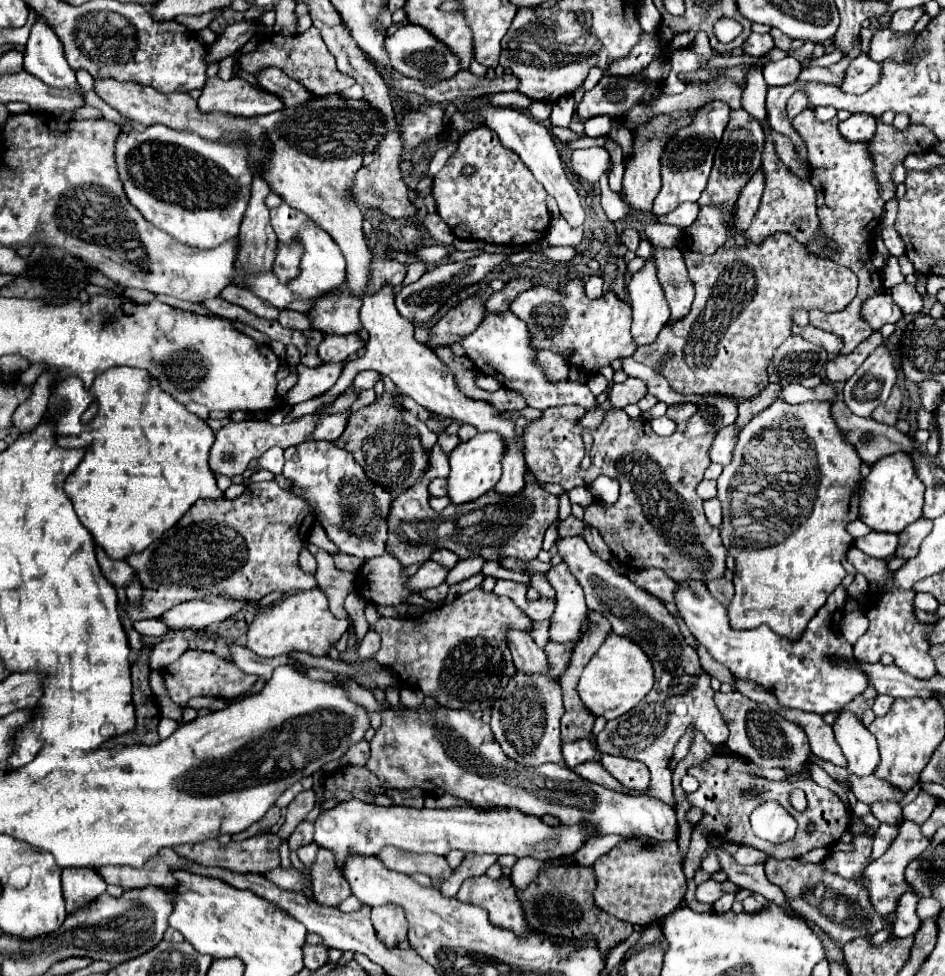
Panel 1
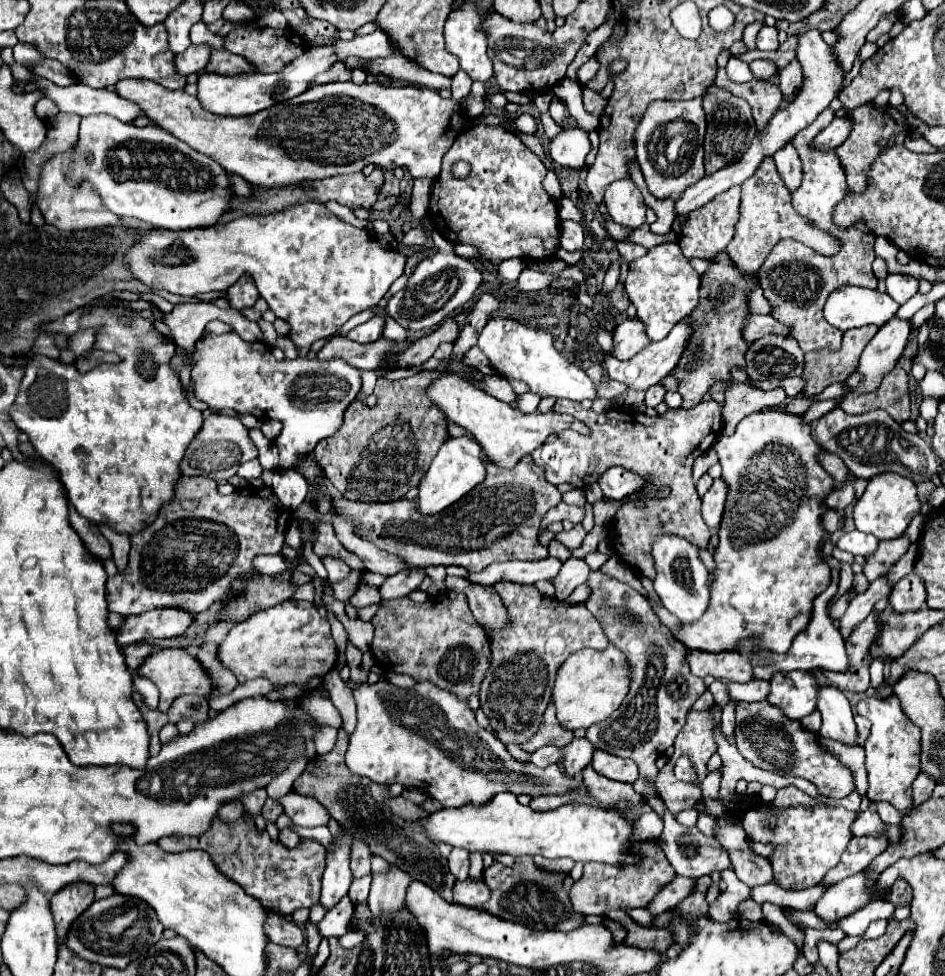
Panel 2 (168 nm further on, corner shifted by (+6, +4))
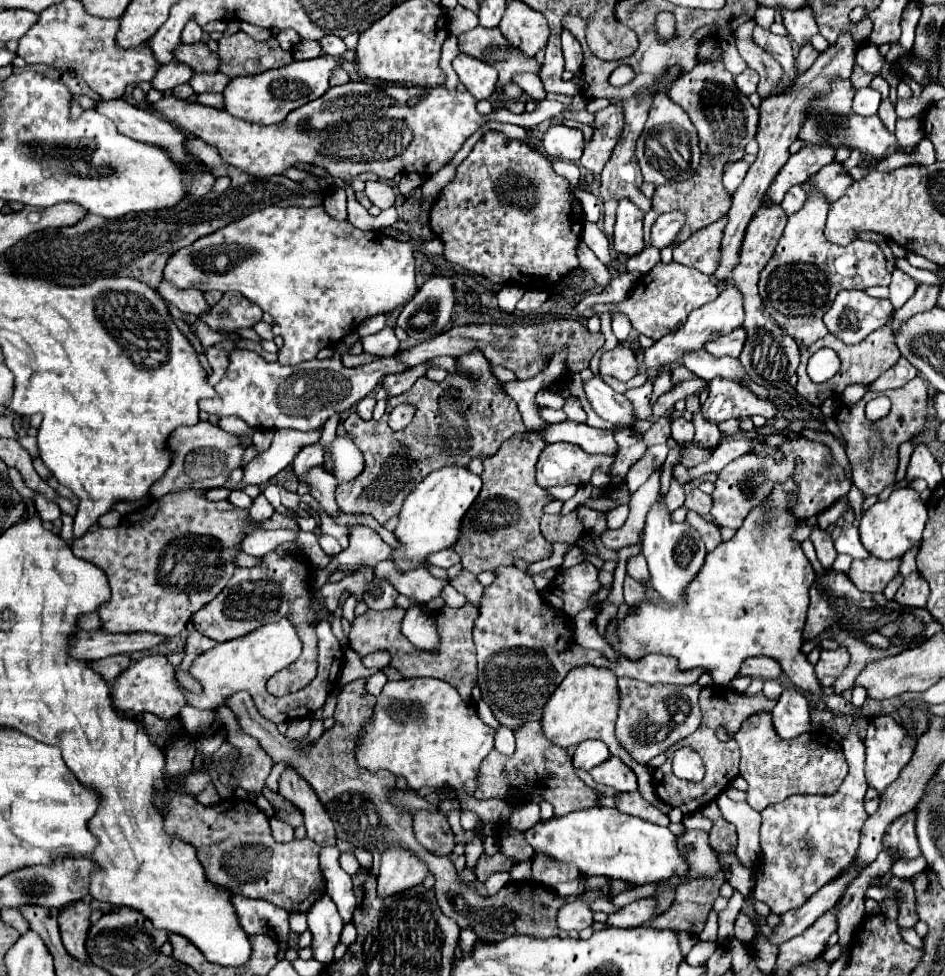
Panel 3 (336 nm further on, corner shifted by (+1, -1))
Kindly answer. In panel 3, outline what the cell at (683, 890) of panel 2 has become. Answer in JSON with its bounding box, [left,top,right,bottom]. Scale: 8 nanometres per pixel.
[605,899,655,927]

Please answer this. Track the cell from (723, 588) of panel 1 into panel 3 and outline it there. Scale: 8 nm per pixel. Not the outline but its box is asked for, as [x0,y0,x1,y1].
[687,511,721,551]

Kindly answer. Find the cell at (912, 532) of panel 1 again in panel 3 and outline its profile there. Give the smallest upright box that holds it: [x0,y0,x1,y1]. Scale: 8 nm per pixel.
[847,557,901,593]

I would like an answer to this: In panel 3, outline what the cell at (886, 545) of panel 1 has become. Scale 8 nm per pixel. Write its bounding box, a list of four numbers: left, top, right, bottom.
[835,527,869,559]

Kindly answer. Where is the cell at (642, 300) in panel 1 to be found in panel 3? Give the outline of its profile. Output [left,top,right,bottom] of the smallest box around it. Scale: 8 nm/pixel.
[599,345,639,381]

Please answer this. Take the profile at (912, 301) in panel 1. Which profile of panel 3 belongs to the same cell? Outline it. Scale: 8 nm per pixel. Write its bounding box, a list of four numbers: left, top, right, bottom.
[889,269,917,309]

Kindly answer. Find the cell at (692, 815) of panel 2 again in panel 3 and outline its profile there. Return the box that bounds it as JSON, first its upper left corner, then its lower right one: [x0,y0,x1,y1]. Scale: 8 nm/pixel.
[541,665,672,813]

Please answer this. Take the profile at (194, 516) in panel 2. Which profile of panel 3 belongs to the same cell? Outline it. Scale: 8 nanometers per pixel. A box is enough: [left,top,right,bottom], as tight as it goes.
[73,489,253,637]

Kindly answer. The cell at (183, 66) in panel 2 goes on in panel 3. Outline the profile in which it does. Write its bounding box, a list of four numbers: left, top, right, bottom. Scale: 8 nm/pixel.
[151,61,193,91]

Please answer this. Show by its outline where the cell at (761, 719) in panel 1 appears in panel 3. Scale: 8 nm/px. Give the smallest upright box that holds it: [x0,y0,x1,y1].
[735,713,847,811]

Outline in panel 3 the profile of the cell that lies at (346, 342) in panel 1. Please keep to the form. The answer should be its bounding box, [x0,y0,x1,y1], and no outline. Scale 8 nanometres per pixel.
[363,327,399,357]

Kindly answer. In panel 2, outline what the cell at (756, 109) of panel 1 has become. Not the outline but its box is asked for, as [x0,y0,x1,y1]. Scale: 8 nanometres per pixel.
[744,24,762,50]

